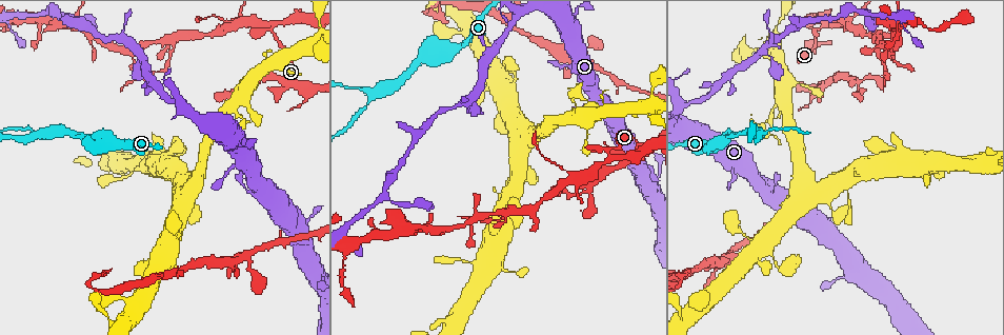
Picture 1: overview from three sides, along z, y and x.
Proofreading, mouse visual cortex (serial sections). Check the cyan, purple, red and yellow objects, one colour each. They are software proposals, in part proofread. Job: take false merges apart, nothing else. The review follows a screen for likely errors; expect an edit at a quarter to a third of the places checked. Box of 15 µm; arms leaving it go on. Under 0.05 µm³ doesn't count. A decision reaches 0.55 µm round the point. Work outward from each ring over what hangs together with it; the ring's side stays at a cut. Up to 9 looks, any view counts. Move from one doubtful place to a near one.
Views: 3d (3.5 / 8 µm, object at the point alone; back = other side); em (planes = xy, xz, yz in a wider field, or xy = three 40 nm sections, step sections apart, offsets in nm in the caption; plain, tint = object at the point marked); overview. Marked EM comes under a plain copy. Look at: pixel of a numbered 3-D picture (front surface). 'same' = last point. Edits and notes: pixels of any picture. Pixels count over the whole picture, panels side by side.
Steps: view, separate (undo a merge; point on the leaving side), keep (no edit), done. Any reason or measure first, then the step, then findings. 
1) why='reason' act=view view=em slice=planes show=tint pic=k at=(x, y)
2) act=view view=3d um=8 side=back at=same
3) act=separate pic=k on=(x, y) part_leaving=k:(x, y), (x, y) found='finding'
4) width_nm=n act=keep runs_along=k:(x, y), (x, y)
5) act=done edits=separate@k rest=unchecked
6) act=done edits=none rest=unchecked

why='four arms meet' act=view view=3d um=3.5 pic=1 at=(517, 17)

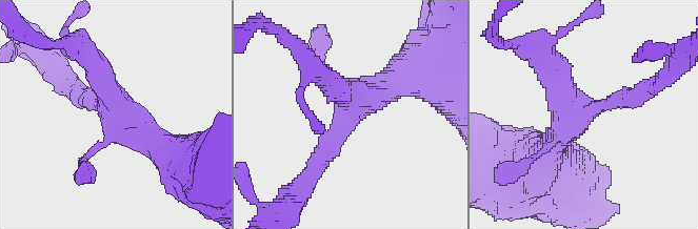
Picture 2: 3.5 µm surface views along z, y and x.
act=view view=em slice=xy step=3 show=tint pic=2 at=(348, 123)

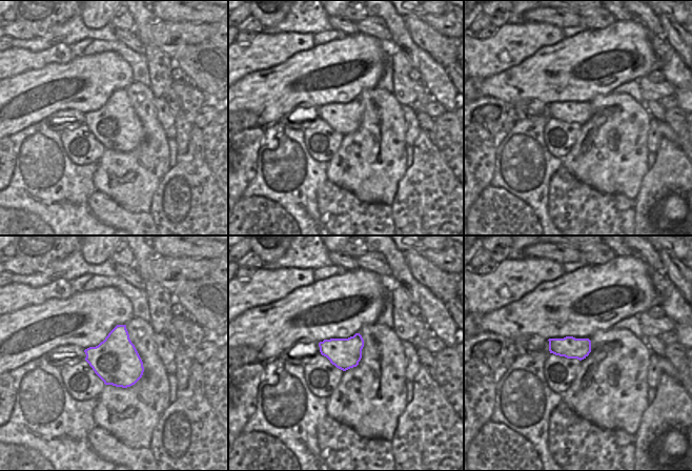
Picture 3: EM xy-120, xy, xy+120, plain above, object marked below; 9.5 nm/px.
arm_widths_nm=100,250,350,450 act=keep runs_along=2:(402, 77), (354, 103), (318, 160) found='one cell here'

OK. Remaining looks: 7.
why='arms run side by side' act=view view=3d um=8 pic=1 at=(448, 51)

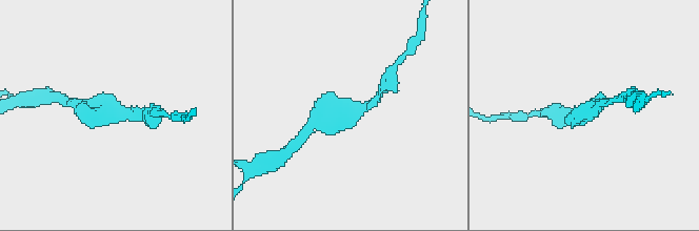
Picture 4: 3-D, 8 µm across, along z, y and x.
why='shape alone is not enough' act=view view=em slice=xy step=2 show=tint pic=4 at=(114, 113)

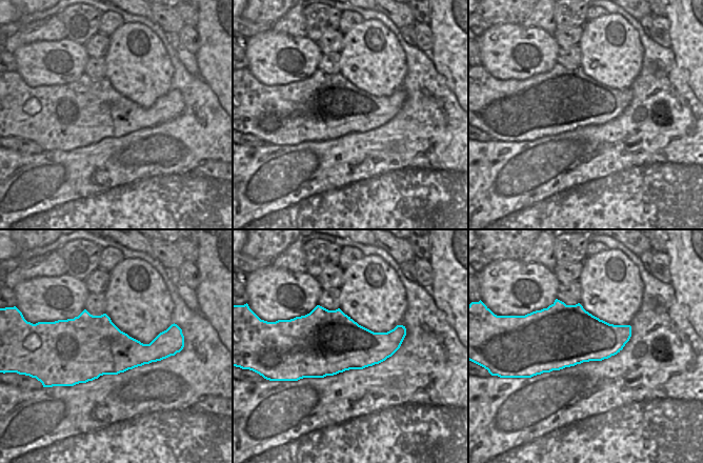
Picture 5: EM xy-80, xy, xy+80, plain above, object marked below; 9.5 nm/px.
act=keep runs_along=4:(377, 99), (321, 121) found='one cell here'

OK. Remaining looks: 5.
why='looks like a crossing' act=view view=3d um=8 pic=1 at=(609, 158)

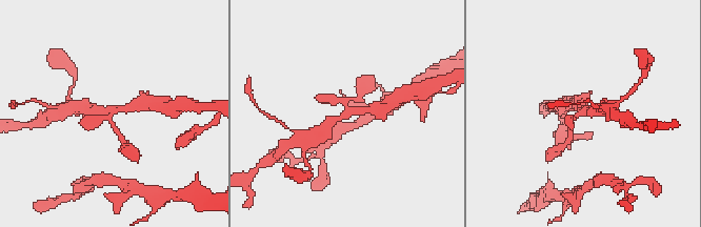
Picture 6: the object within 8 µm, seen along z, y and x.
why='zoom in' act=view view=3d um=3.5 pic=6 at=(348, 111)

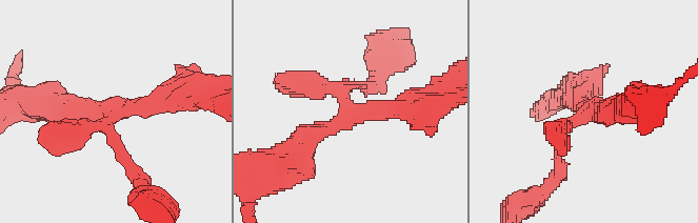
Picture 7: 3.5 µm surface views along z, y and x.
why='need the tissue' act=view view=em slice=xy step=2 show=tint pic=7 at=(346, 116)

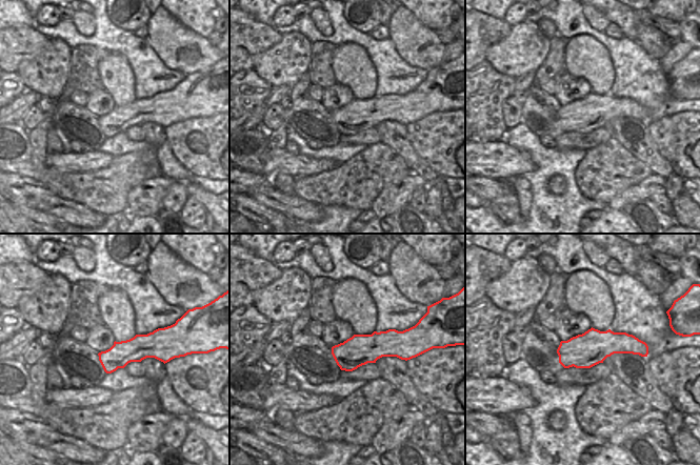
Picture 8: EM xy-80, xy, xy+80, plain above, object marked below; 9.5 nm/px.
arm_widths_nm=150,250,300,350 act=keep found='continuous, no second cell'

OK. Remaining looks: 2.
act=done edits=none rest=unchecked

